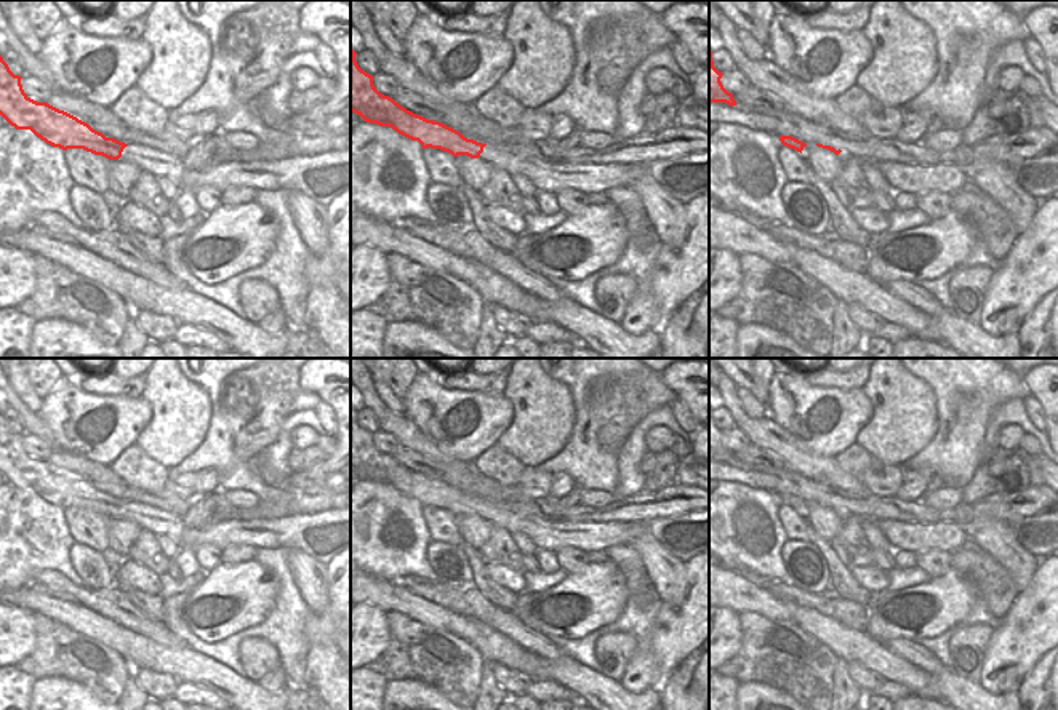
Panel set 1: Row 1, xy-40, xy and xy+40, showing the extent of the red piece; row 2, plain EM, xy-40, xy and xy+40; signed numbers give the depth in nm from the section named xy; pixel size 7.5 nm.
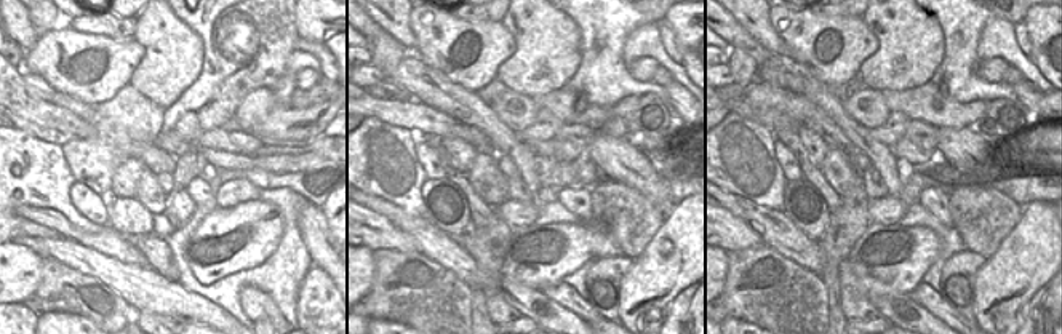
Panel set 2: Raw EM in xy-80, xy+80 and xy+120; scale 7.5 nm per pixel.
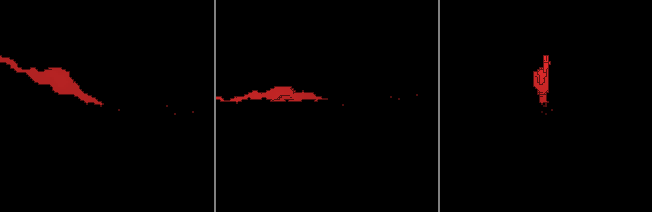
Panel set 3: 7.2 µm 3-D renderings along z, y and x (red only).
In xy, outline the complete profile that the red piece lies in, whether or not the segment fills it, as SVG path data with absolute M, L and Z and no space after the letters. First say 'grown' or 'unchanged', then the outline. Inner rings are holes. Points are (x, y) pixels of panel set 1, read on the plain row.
grown; M351 406L351 470L363 480L391 485L399 493L418 499L423 507L440 507L453 515L480 517L512 532L527 534L538 550L557 552L565 547L594 552L626 545L650 532L671 555L687 563L709 550L709 510L687 512L679 517L643 520L640 523L551 523L538 517L507 512L464 496L459 489L416 473L392 456L381 453L373 433L362 429Z

